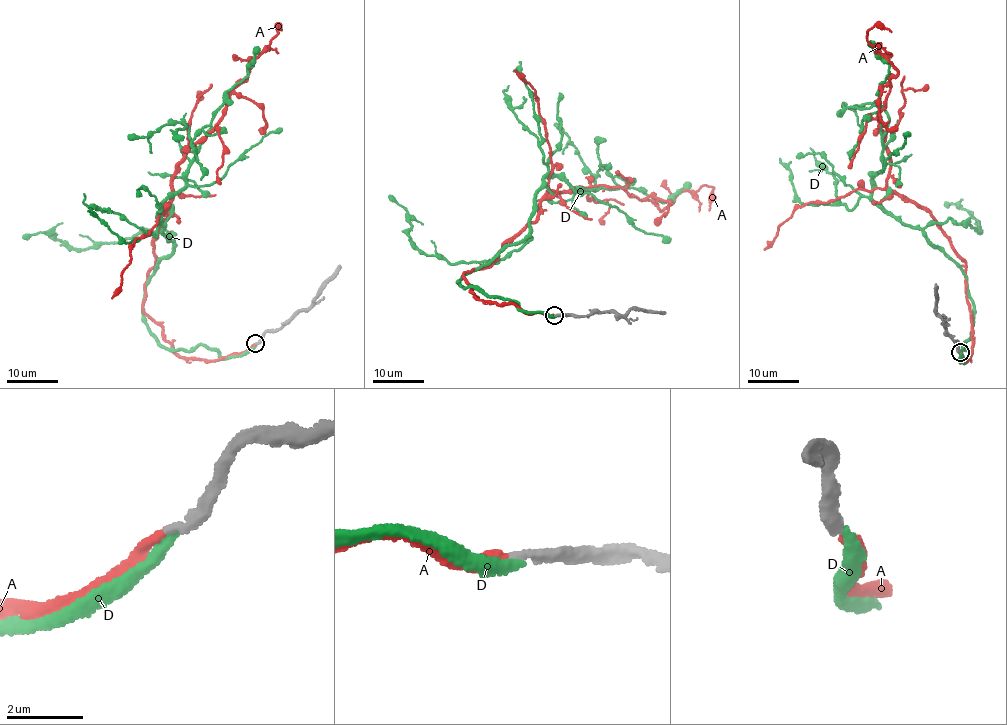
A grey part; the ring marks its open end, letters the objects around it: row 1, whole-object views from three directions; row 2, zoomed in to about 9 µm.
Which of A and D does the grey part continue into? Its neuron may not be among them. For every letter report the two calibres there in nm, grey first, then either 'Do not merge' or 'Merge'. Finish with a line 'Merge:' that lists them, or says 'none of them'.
A: Thickness 240 nm (grey) against 280 nm. Merge
D: Thickness 280 nm (grey) against 320 nm. Do not merge
Merge: A

